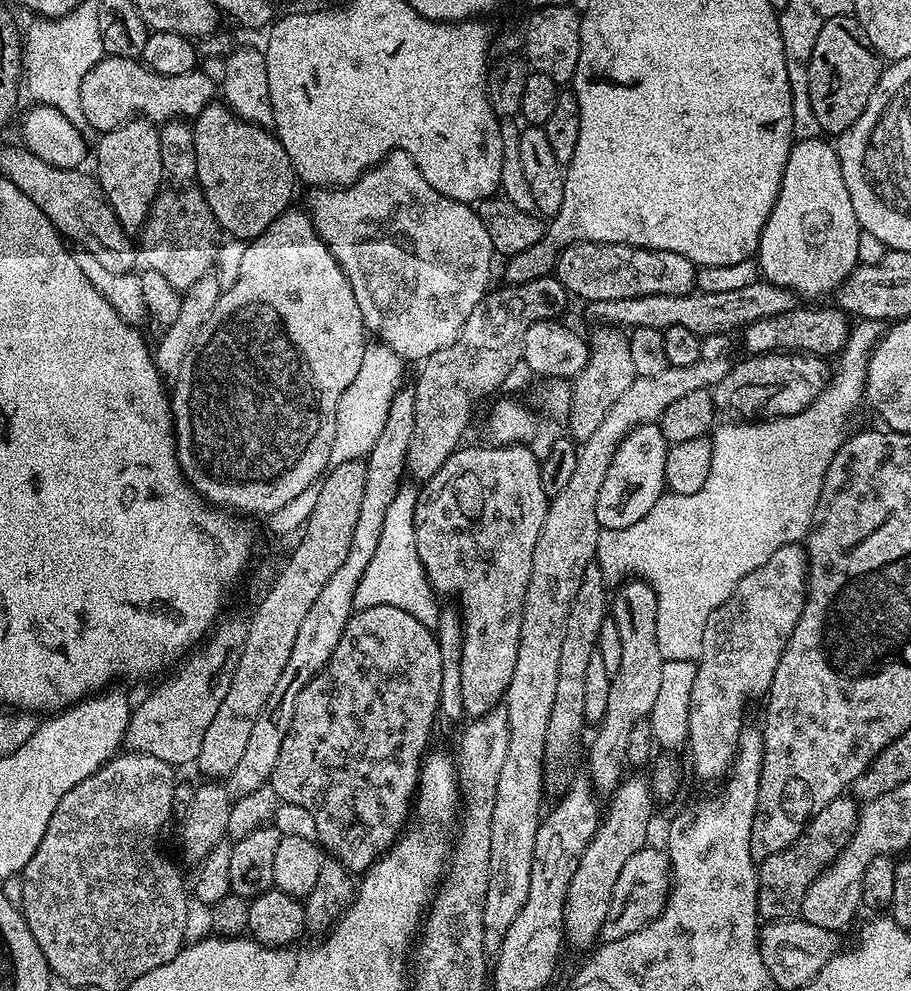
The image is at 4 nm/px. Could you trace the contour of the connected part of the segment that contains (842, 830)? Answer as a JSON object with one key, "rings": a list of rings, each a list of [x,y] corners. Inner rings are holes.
{"rings":[[[845,794],[834,798],[816,816],[808,822],[804,833],[793,842],[786,850],[778,854],[770,854],[770,858],[759,861],[756,874],[756,910],[765,921],[786,920],[795,917],[802,906],[802,898],[806,898],[806,890],[810,890],[810,882],[818,878],[818,874],[830,867],[836,860],[838,854],[850,842],[852,831],[856,828],[858,819],[858,804],[851,795]]]}

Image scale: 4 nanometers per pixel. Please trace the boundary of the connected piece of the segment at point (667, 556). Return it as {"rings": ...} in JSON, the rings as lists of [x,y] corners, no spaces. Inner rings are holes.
{"rings":[[[862,318],[851,325],[848,345],[838,354],[828,387],[806,410],[793,416],[760,418],[755,422],[721,423],[710,436],[710,478],[706,478],[706,486],[702,486],[698,494],[668,492],[660,496],[647,514],[634,522],[634,526],[601,531],[594,562],[599,565],[604,577],[612,582],[621,578],[643,578],[658,598],[658,650],[665,661],[699,660],[706,621],[714,610],[718,610],[718,606],[722,606],[722,602],[726,602],[726,598],[730,598],[730,594],[734,594],[734,586],[738,586],[746,574],[758,570],[758,566],[762,566],[774,550],[807,537],[820,501],[826,470],[846,439],[844,427],[848,424],[848,415],[864,396],[866,361],[876,346],[872,341],[876,332],[880,332],[880,324],[865,324]]]}

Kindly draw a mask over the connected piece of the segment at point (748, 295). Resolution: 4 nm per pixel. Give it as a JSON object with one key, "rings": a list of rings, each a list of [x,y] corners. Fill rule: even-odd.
{"rings":[[[757,278],[750,286],[742,286],[738,290],[726,290],[725,292],[698,290],[686,296],[635,296],[634,298],[618,298],[617,300],[597,300],[587,305],[589,314],[594,319],[600,320],[596,322],[604,326],[615,326],[621,330],[633,330],[638,327],[654,327],[663,330],[670,326],[686,326],[686,330],[694,330],[694,334],[701,338],[711,338],[719,332],[731,334],[735,328],[743,330],[749,324],[758,322],[762,318],[774,318],[774,314],[786,314],[793,307],[794,294],[790,289],[772,284],[763,278]]]}

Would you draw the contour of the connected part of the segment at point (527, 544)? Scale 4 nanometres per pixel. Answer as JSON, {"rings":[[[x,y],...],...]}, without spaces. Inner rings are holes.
{"rings":[[[527,443],[501,444],[502,451],[496,452],[491,446],[485,448],[467,448],[461,446],[452,452],[442,462],[438,469],[424,487],[419,489],[416,513],[414,514],[414,526],[416,527],[417,550],[421,562],[424,563],[425,572],[429,582],[437,593],[460,592],[459,615],[462,617],[464,641],[460,651],[460,679],[458,681],[458,698],[464,707],[463,715],[468,718],[486,716],[493,708],[503,701],[504,693],[510,686],[510,678],[514,678],[514,662],[518,658],[518,642],[520,641],[520,627],[522,626],[522,610],[526,598],[526,586],[530,582],[530,566],[534,554],[534,542],[538,542],[538,534],[542,530],[542,522],[546,518],[546,510],[550,503],[549,496],[542,490],[542,478],[540,477],[541,461],[531,452]]]}

